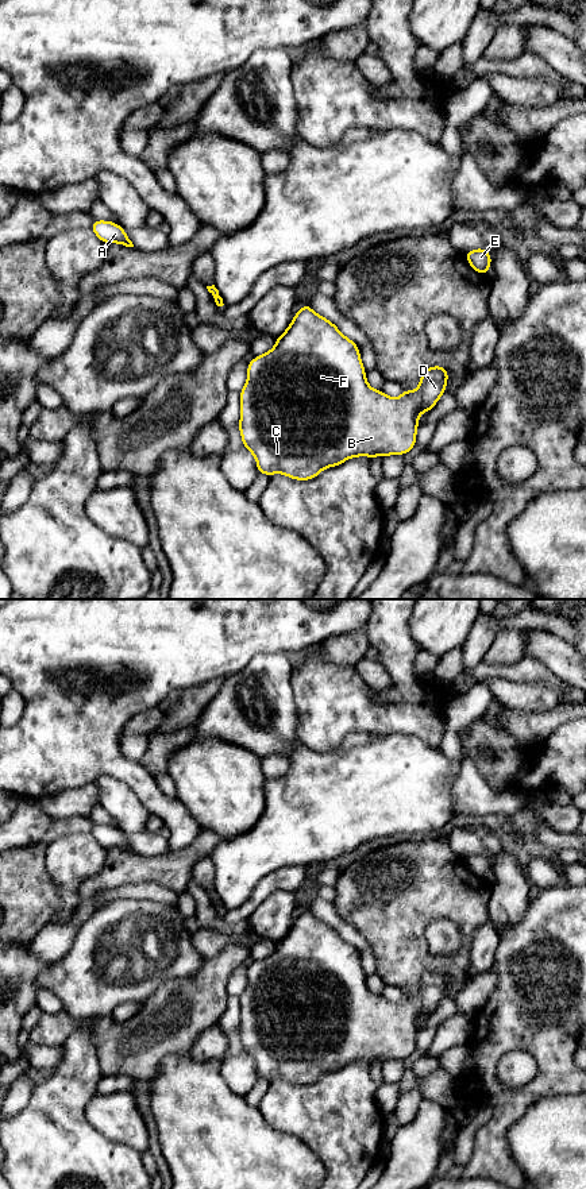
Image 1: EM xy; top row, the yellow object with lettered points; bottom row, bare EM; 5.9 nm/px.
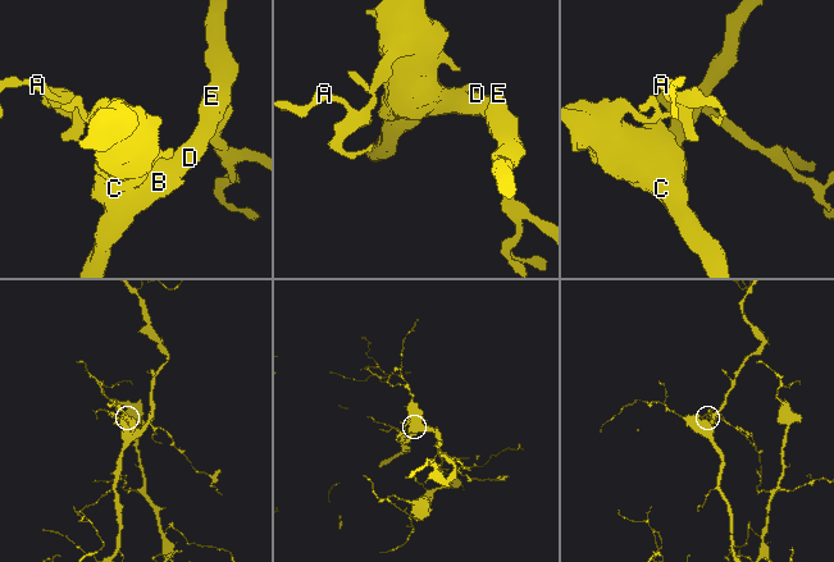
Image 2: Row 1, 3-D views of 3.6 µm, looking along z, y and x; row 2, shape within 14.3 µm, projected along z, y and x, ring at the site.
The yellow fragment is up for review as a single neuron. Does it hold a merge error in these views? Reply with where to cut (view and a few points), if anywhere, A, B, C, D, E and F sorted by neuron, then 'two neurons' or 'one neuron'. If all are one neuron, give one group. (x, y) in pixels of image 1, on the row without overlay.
cut xy (219, 899), (215, 906); groups A / B C D E F; two neurons

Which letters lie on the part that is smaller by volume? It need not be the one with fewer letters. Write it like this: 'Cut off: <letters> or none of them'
Cut off: A

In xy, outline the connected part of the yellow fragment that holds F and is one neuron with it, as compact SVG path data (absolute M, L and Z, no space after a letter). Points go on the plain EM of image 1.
M308 908L294 919L290 930L286 935L277 942L275 950L263 960L255 961L247 969L247 985L240 1001L240 1026L238 1034L240 1035L243 1051L247 1053L257 1065L258 1078L266 1078L271 1081L273 1078L284 1078L290 1084L296 1085L311 1085L316 1082L323 1074L328 1072L336 1072L350 1062L369 1061L370 1063L375 1061L389 1061L389 1059L405 1059L408 1058L416 1047L419 1020L424 1016L425 1019L437 1008L439 1003L447 997L446 989L448 987L448 976L443 970L427 972L423 974L419 992L415 996L405 993L398 1003L392 1003L381 995L373 993L366 985L366 974L361 965L359 951L356 947L346 942L338 931L328 923L317 919L311 914Z

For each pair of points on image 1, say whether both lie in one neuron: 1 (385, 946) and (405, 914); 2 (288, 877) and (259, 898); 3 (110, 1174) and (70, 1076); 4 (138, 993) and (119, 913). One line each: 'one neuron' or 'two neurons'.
1: one neuron
2: one neuron
3: one neuron
4: one neuron

